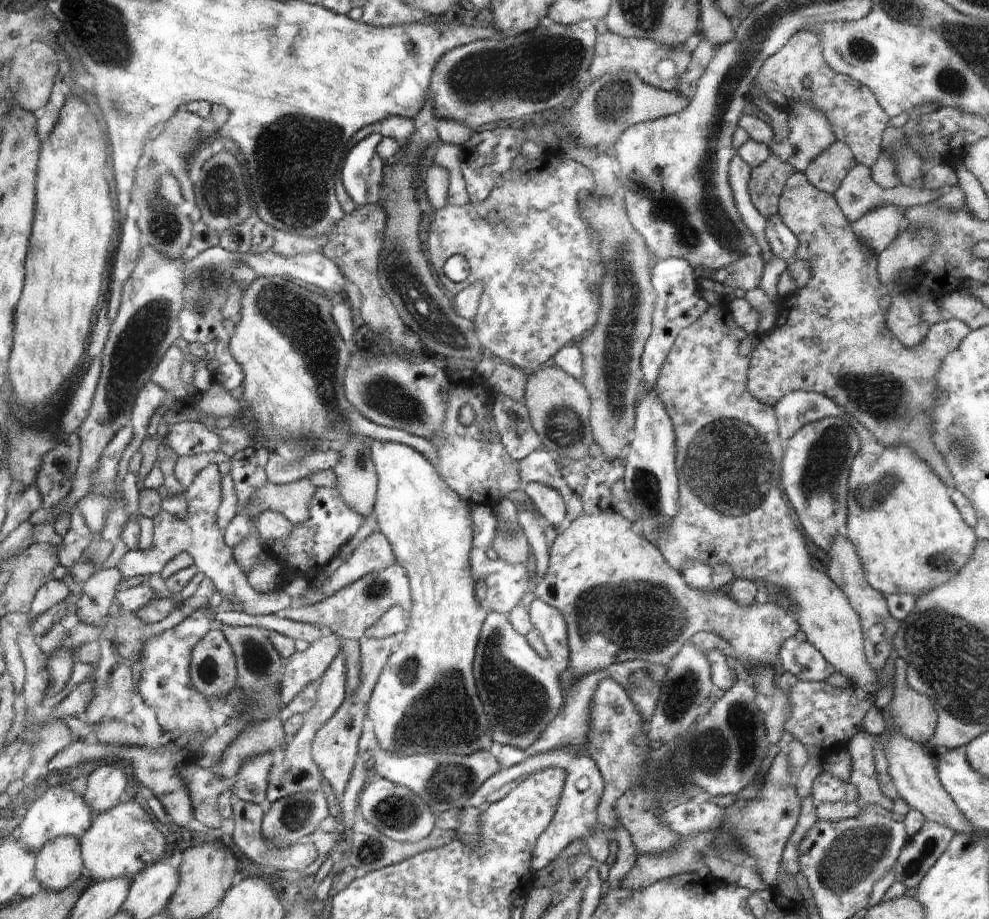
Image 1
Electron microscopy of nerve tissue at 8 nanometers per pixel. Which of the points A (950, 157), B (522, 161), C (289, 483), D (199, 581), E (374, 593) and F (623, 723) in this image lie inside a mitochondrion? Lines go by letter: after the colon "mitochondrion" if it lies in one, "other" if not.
A: other
B: other
C: other
D: other
E: mitochondrion
F: other

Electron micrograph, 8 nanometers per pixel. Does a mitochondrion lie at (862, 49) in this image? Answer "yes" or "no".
yes

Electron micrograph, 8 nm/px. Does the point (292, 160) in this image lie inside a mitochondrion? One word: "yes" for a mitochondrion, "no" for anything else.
yes

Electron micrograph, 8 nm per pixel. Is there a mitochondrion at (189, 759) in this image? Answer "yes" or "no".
no

